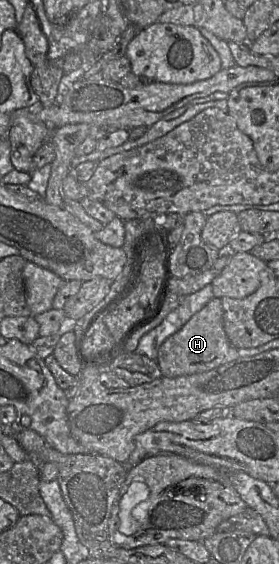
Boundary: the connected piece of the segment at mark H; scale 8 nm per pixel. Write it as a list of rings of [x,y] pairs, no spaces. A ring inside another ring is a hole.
[[[213,297],[181,329],[162,343],[156,361],[162,376],[173,378],[210,371],[239,357],[238,349],[230,343],[223,327],[221,298]]]

